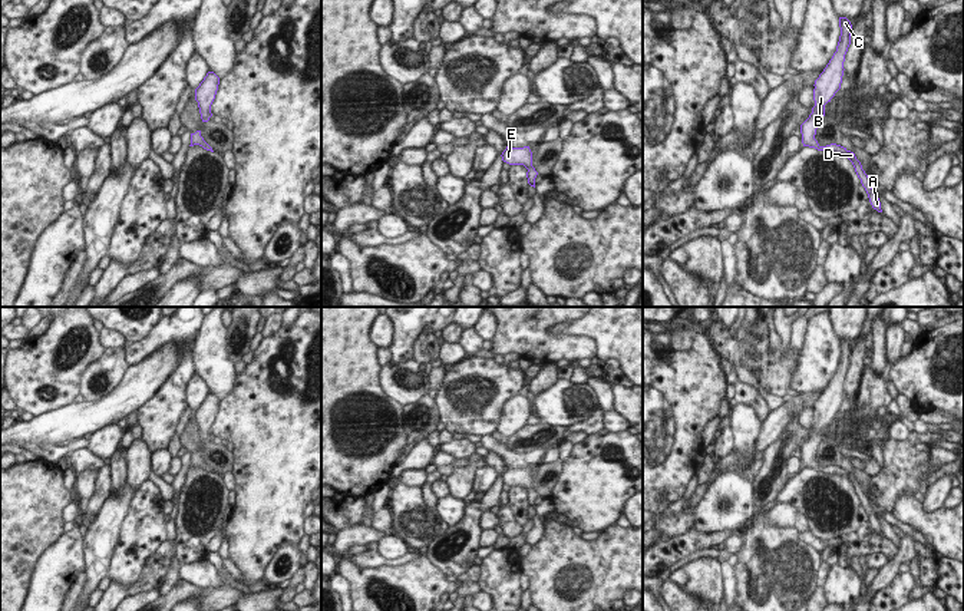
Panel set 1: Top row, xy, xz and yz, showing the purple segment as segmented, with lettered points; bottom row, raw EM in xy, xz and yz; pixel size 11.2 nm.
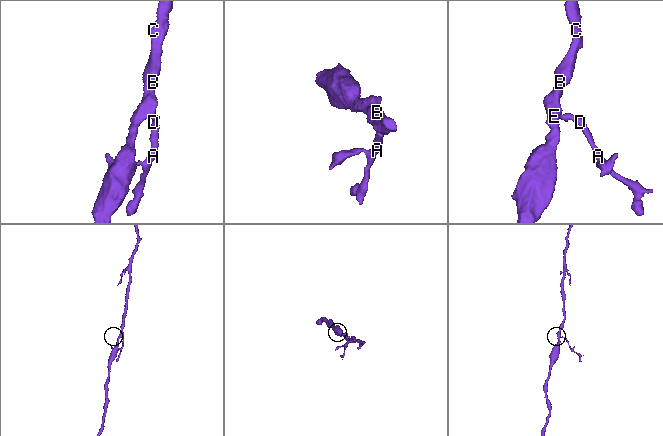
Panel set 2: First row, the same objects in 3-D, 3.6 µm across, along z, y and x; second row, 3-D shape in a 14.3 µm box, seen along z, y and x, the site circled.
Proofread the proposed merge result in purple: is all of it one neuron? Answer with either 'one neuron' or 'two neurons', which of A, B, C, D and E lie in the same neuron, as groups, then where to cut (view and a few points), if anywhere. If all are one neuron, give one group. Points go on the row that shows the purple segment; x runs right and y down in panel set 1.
one neuron; groups A B C D E; cut none

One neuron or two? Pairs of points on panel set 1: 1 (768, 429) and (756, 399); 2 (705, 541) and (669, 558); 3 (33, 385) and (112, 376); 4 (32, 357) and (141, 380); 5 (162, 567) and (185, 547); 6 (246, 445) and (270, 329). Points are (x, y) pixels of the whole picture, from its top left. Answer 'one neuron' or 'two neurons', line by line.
1: two neurons
2: one neuron
3: two neurons
4: two neurons
5: two neurons
6: two neurons

